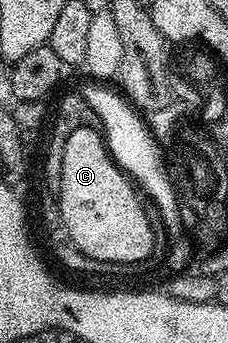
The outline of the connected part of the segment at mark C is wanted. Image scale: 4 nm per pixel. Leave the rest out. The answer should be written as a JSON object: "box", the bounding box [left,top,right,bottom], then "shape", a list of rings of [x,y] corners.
{"box":[61,128,152,263],"shape":[[[95,128],[69,131],[61,152],[61,222],[81,257],[106,263],[141,263],[151,254],[152,236],[133,181],[118,167]]]}

